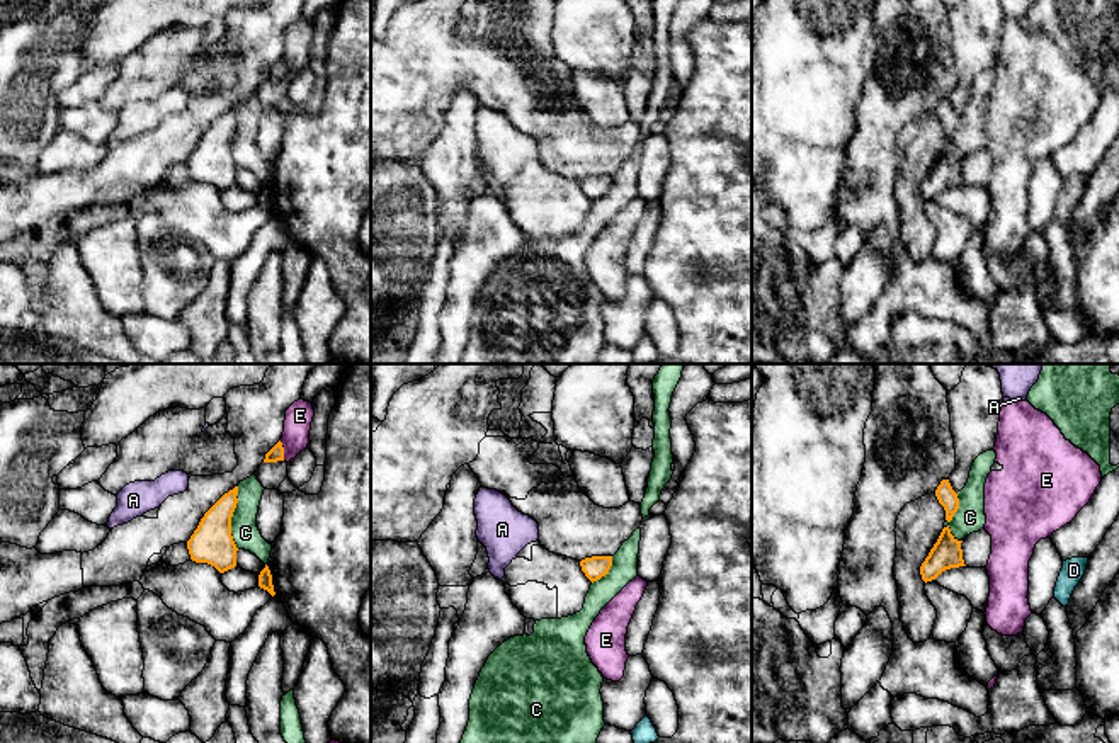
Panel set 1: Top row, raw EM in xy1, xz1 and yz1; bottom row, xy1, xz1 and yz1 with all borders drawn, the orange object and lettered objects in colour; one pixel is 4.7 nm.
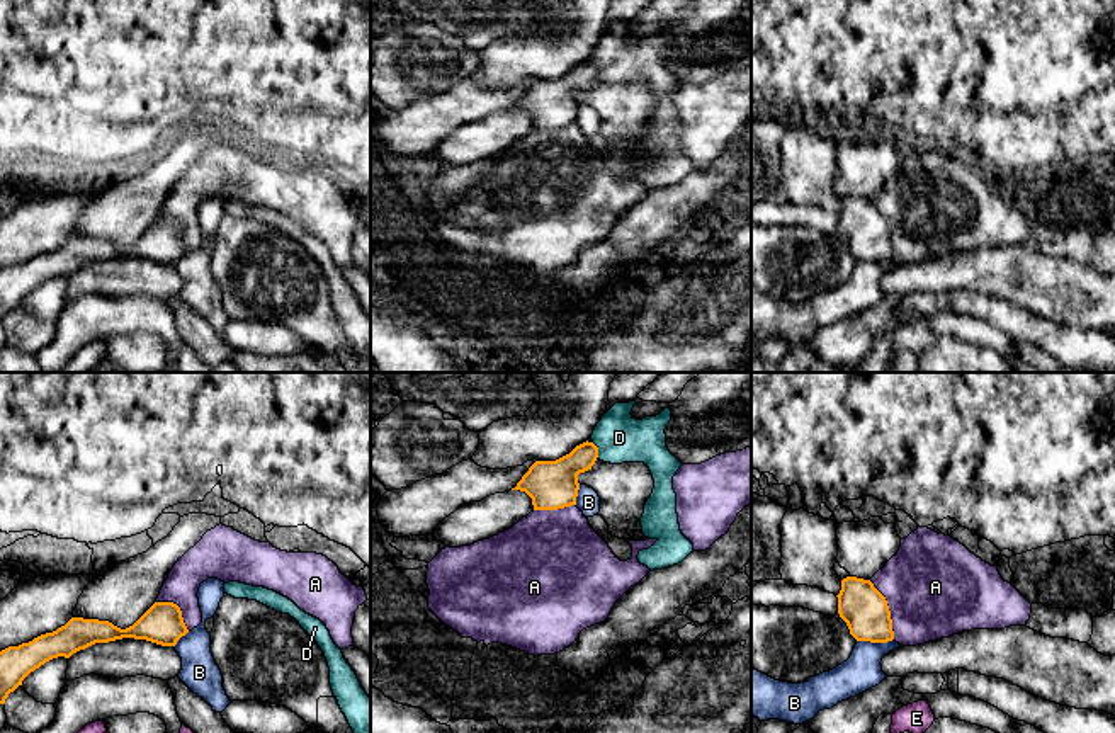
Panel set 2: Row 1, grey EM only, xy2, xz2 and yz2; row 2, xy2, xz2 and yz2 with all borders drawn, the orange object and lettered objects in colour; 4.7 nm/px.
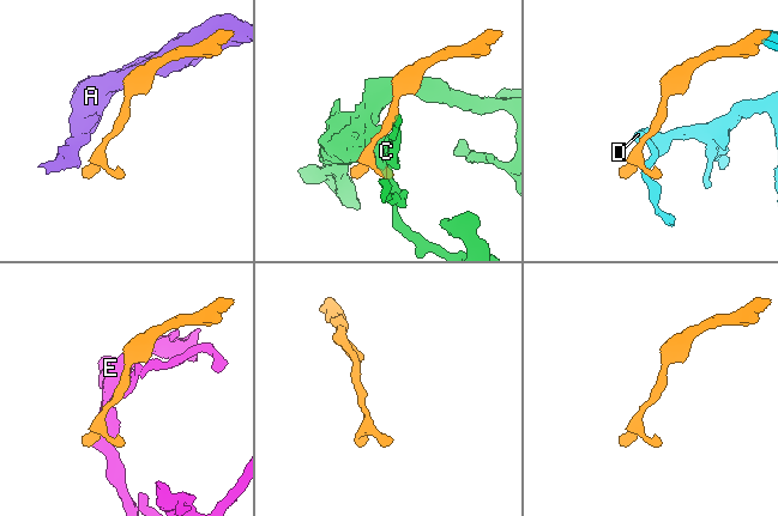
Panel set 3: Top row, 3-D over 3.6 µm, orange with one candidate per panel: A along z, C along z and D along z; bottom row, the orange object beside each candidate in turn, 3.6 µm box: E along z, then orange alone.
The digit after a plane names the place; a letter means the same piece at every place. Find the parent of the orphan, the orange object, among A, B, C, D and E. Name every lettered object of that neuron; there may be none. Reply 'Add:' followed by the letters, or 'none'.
Add: D

